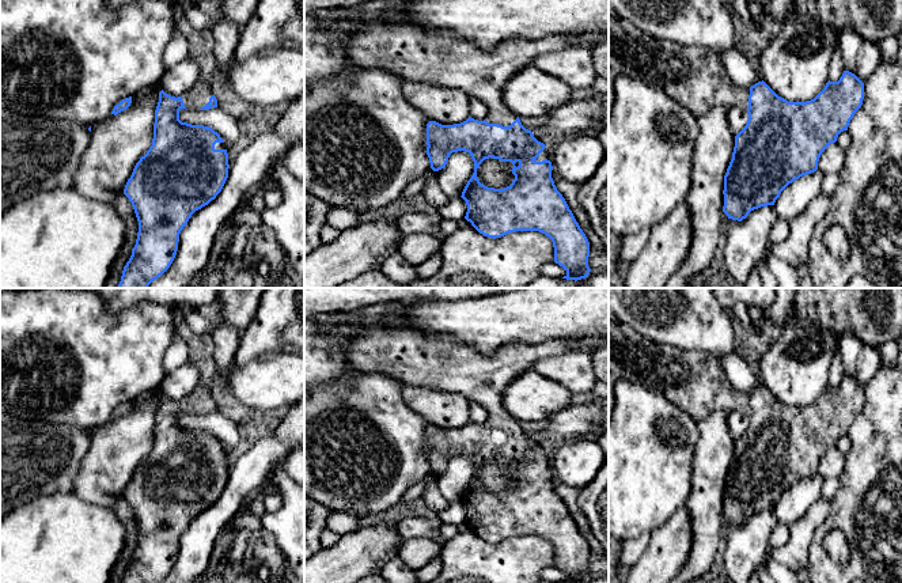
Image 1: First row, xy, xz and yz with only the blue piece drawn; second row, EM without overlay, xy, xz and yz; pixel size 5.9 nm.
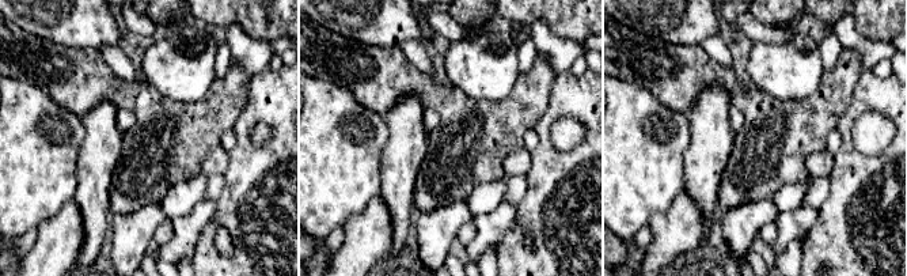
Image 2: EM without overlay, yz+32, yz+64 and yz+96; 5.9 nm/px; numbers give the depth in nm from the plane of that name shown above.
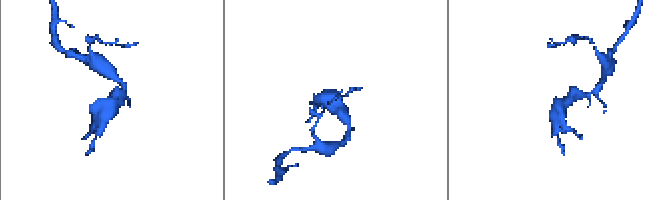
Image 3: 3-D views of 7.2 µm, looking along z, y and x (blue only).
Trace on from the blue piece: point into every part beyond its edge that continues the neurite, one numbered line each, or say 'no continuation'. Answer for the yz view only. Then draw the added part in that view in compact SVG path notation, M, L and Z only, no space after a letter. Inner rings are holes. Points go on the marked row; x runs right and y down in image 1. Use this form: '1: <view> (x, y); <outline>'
1: yz (693, 76); M610 5L609 68L615 76L660 87L696 117L716 106L748 109L750 88L731 82L715 52L656 39L619 18Z

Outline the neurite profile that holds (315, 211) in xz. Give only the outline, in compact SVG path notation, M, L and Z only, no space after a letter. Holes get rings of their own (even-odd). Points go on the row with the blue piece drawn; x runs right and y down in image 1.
M304 192L304 255L322 243L319 232L330 208L323 200Z

